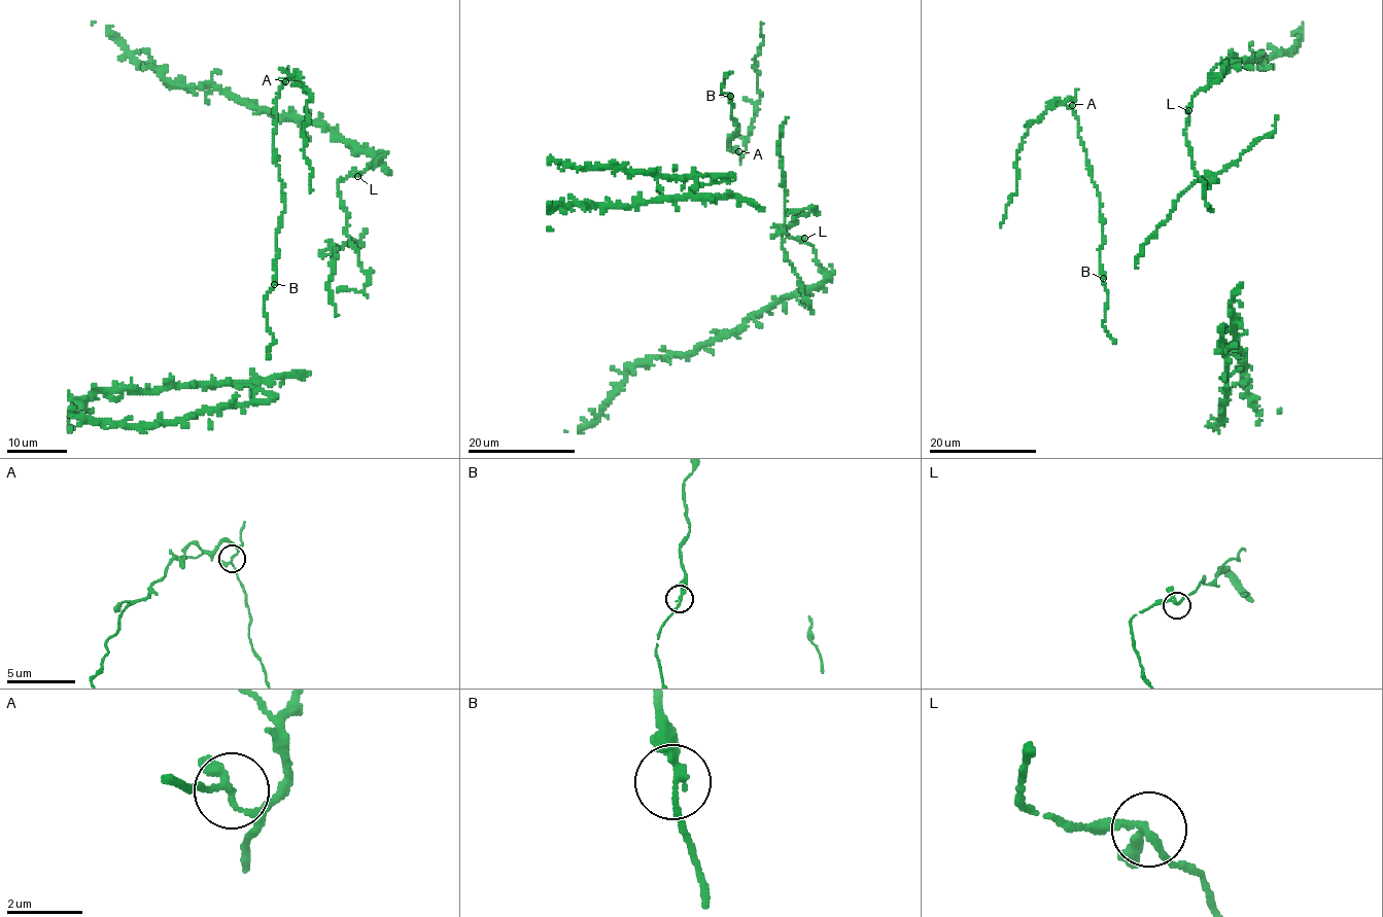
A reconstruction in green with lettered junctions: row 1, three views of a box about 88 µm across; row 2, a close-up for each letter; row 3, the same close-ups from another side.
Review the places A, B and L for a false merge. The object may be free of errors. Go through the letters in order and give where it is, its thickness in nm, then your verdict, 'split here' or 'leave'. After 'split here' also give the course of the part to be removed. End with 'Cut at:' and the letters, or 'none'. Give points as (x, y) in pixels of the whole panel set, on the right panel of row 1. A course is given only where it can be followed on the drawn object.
A: at (1072, 105); 190 nm thick; split here; foreign part runs (1072, 105), (1070, 99), (1063, 102), (1055, 100), (1040, 119), (1027, 129), (1015, 166), (1017, 188), (1000, 226)
B: at (1103, 278); 190 nm thick; leave
L: at (1188, 110); 190 nm thick; leave
Cut at: A

